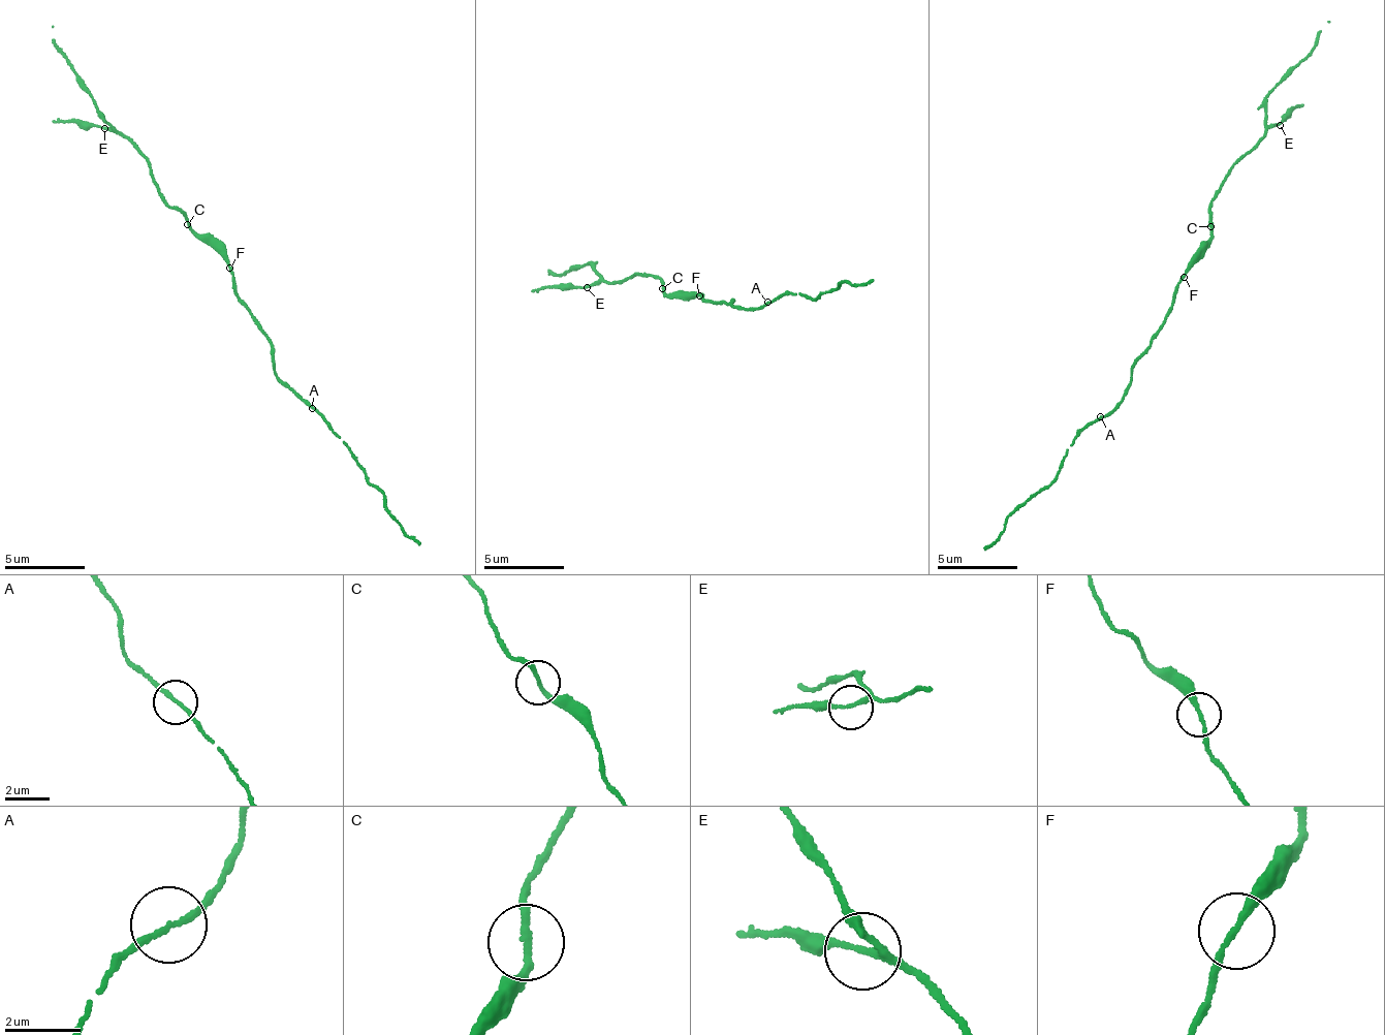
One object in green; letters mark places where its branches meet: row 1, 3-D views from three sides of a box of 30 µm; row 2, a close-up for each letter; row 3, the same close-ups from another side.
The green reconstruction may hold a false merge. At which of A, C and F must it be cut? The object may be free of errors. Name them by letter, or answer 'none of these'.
none of these

